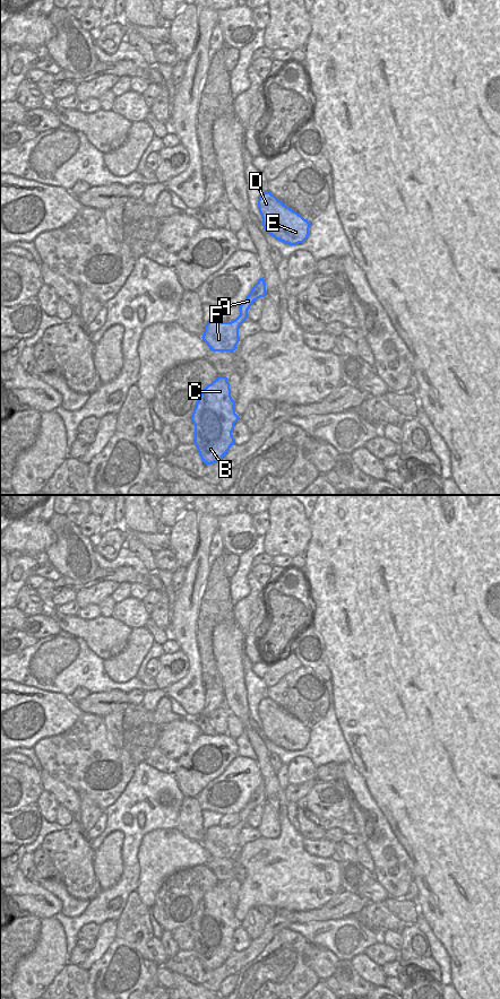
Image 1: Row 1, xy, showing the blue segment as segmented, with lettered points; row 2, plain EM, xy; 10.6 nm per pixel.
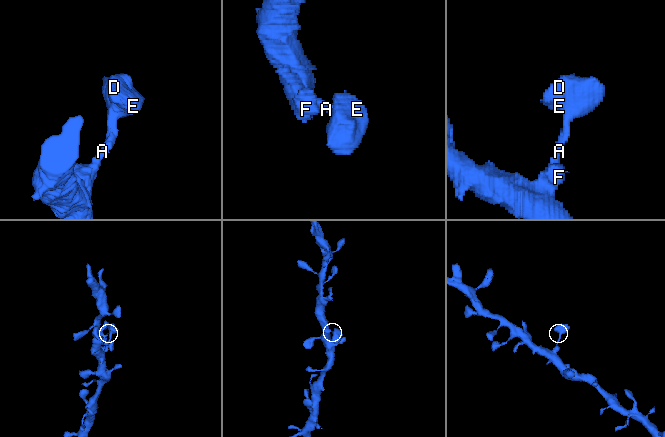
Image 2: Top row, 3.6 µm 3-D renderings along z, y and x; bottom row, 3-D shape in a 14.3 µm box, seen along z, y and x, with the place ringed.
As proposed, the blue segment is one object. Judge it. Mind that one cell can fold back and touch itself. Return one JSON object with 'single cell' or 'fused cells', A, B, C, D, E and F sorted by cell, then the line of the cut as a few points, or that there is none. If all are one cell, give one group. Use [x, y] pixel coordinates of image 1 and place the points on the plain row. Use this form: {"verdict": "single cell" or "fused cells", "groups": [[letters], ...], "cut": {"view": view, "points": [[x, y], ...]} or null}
{"verdict": "single cell", "groups": [["A", "B", "C", "D", "E", "F"]], "cut": null}

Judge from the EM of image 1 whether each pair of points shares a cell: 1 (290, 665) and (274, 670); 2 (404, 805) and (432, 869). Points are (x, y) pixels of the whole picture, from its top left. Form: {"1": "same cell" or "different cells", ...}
{"1": "same cell", "2": "same cell"}

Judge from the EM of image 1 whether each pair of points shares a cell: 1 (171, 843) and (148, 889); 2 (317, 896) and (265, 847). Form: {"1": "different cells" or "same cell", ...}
{"1": "same cell", "2": "same cell"}

